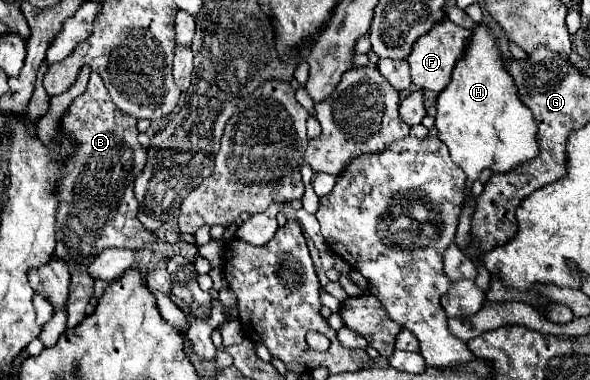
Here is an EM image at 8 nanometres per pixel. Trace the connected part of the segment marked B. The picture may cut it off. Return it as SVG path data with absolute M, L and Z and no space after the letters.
M91 75L85 93L81 93L69 105L69 111L63 117L63 131L75 137L77 157L67 161L67 177L63 179L63 185L59 185L55 255L65 259L69 265L71 285L69 285L69 299L67 299L67 313L69 313L67 329L75 329L85 319L85 307L93 295L93 279L87 277L87 267L91 265L91 261L107 247L127 247L133 251L141 251L149 243L157 241L157 235L153 231L143 231L143 225L137 219L139 203L133 193L133 181L143 171L143 165L147 163L147 151L137 141L137 119L113 105L99 75Z

